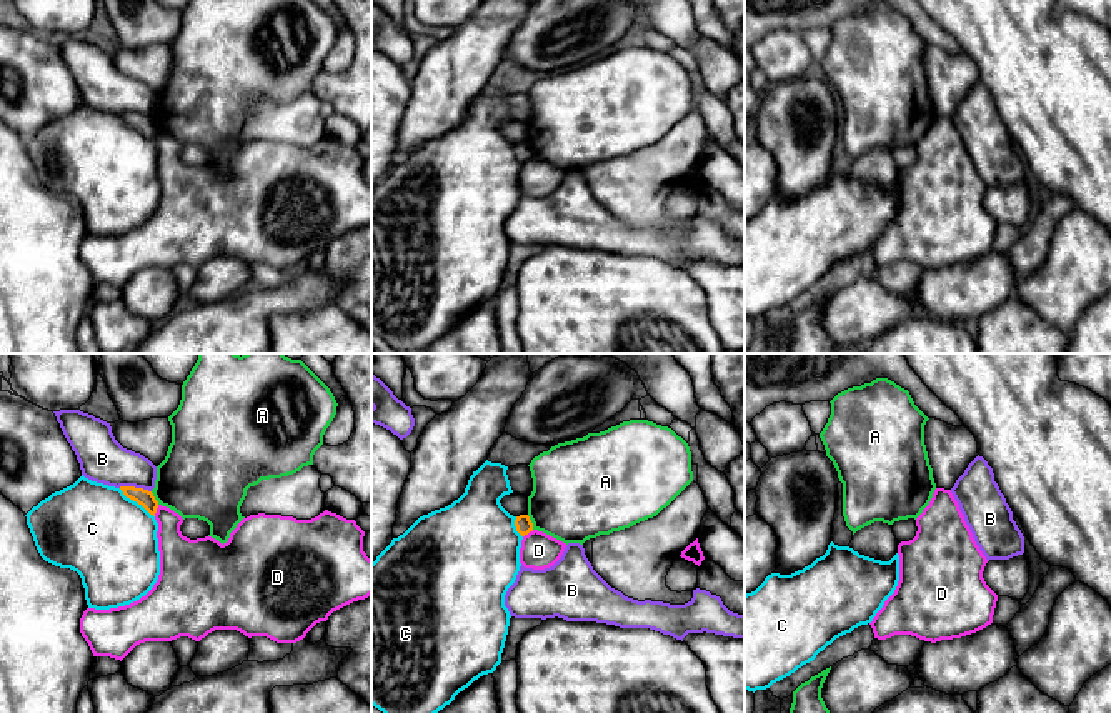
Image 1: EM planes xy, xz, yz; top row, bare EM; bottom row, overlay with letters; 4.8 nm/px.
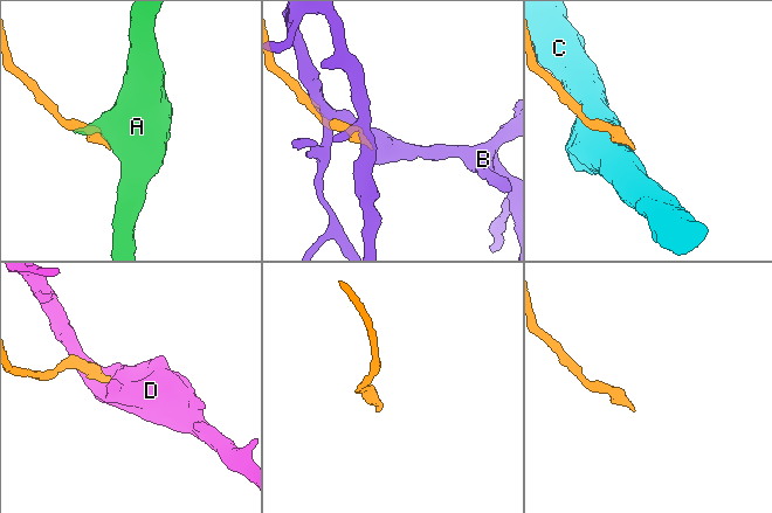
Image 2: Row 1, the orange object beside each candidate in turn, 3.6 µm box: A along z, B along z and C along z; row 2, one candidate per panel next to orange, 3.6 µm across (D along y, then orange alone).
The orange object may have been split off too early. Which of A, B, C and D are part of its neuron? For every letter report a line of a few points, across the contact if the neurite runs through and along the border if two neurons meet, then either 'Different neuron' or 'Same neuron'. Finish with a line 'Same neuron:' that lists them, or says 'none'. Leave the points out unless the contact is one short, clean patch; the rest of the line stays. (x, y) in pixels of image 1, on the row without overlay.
A: Different neuron
B: Different neuron
C: Line: xy (119, 115), (154, 144). Different neuron
D: Line: xy (159, 132), (154, 142). Different neuron
Same neuron: none

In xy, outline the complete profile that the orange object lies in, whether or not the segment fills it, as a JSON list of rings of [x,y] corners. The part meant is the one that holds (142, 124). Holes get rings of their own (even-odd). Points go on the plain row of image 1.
[[[120,113],[123,122],[138,132],[142,132],[150,142],[155,143],[158,128],[155,127],[153,120],[143,115],[135,115],[135,113]]]

